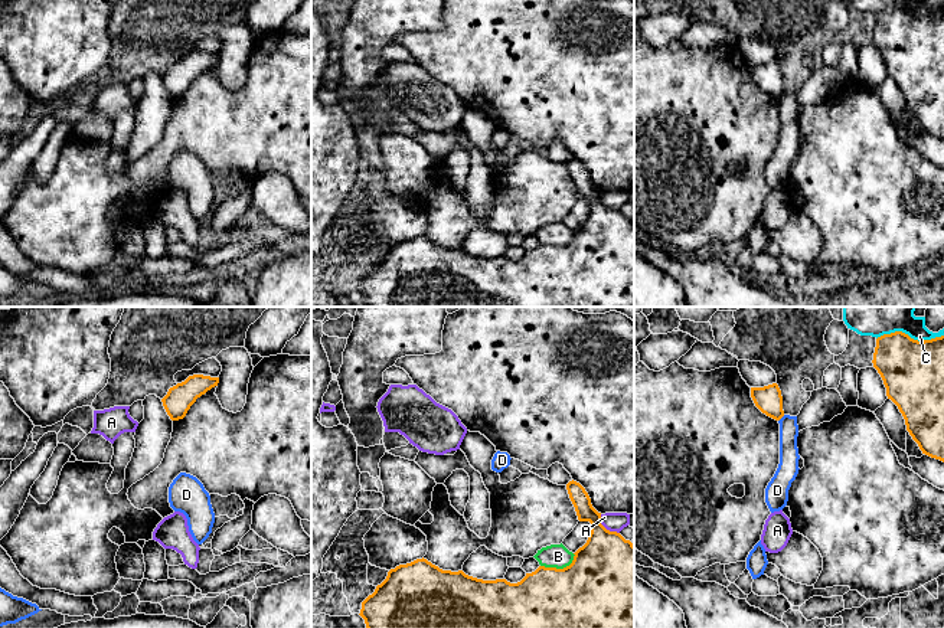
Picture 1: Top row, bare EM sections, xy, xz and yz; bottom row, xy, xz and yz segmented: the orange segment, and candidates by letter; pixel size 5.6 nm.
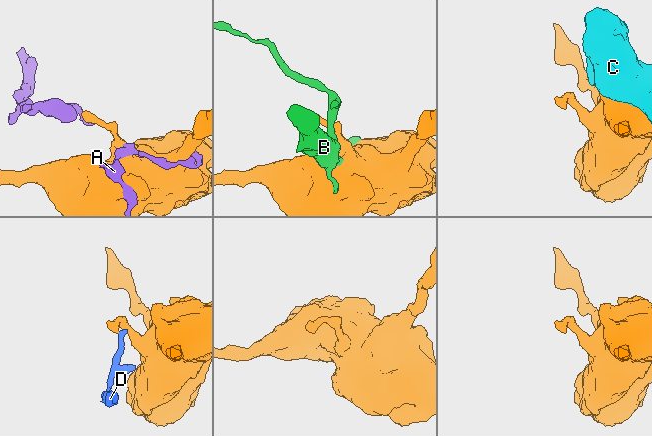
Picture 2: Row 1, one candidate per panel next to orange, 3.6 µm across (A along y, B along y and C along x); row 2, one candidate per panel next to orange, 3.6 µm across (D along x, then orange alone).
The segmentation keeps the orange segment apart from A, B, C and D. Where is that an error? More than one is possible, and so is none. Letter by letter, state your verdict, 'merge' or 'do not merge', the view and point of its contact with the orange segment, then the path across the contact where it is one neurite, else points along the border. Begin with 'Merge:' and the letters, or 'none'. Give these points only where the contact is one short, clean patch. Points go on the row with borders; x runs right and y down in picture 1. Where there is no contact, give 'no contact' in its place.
Merge: none
A: do not merge; contact xz (604, 527)
B: do not merge; contact xz (559, 569)
C: do not merge; contact yz (910, 337)
D: do not merge; contact yz (781, 416); border yz (784, 415), (778, 421)

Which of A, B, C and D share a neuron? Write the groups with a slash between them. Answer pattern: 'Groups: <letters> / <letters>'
Groups: A / B / C / D

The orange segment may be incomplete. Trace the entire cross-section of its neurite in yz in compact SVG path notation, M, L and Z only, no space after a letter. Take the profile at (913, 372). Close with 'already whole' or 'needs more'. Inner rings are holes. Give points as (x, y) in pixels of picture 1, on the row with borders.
M902 331L883 334L872 363L922 454L944 462L944 336L918 341Z | already whole

